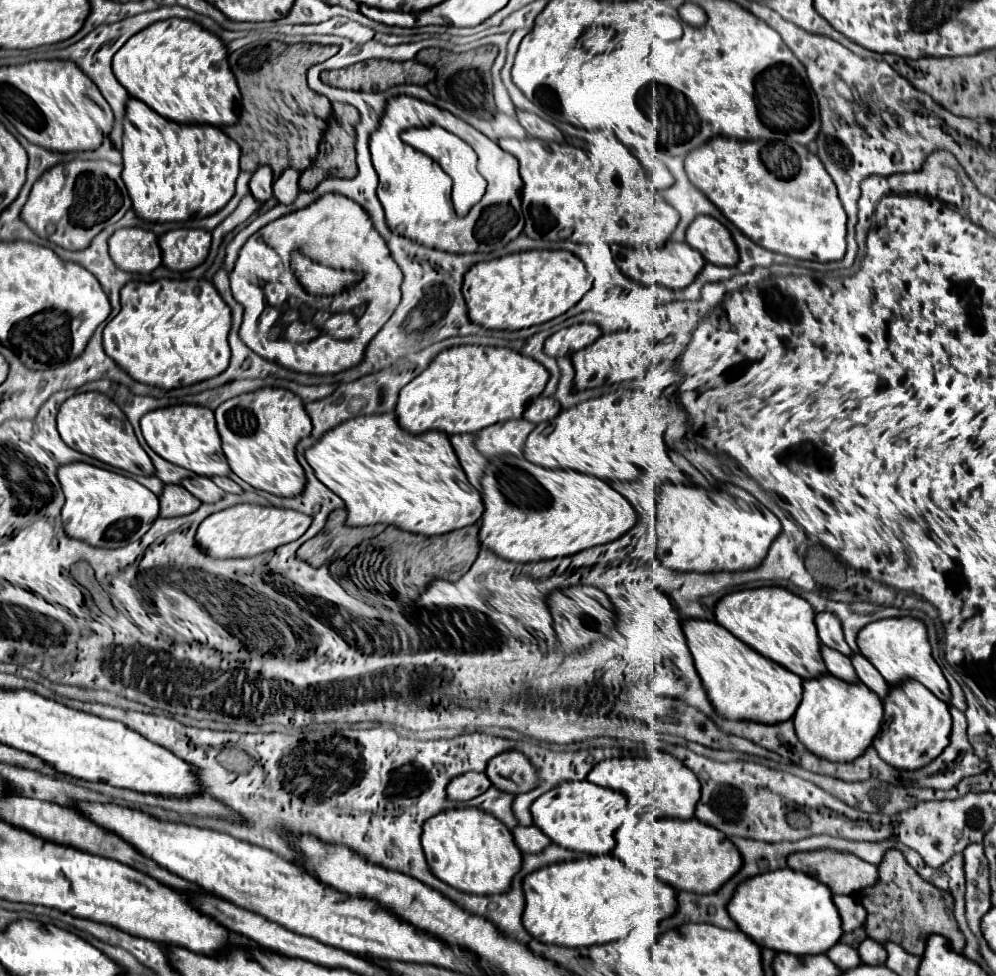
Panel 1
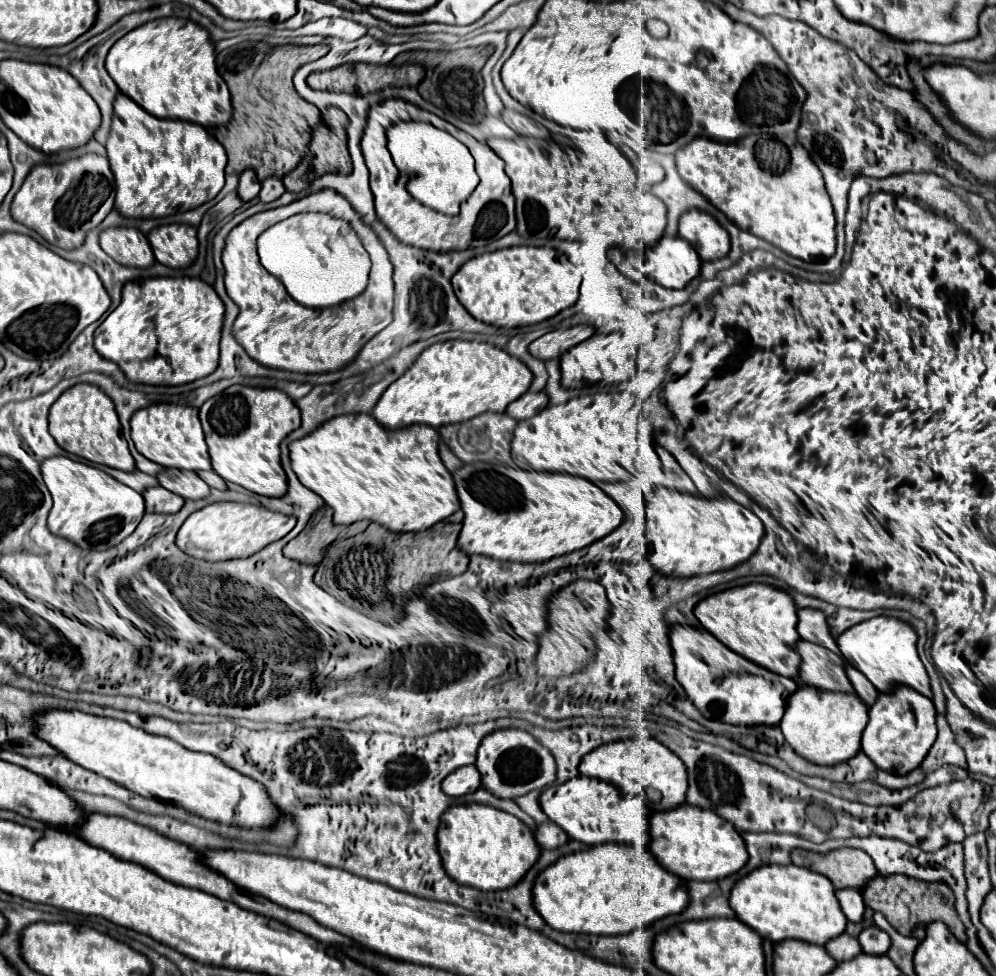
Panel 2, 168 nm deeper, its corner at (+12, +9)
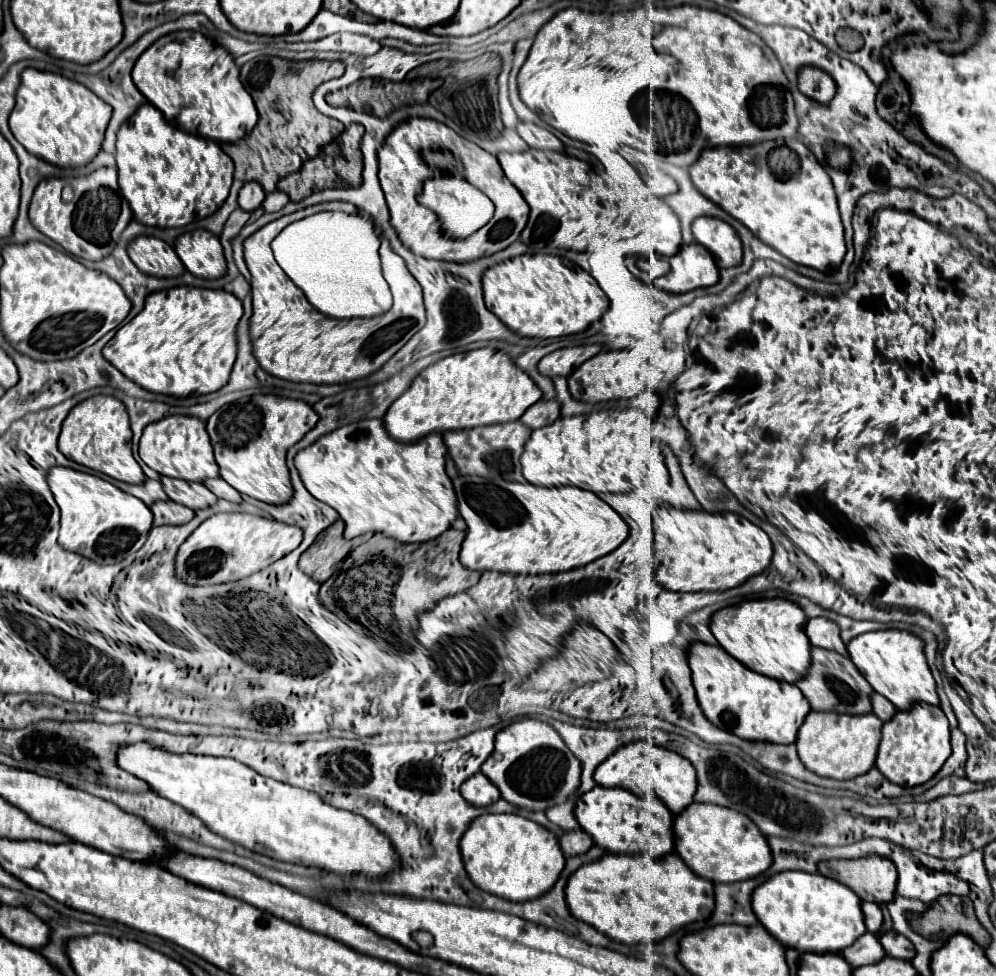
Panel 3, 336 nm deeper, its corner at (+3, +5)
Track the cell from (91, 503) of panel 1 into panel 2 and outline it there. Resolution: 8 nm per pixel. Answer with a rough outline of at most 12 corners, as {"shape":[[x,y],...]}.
{"shape":[[46,459],[48,529],[106,551],[134,533],[142,495],[92,465]]}

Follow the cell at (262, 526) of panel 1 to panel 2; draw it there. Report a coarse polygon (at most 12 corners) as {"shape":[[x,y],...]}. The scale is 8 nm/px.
{"shape":[[210,503],[176,545],[210,563],[244,559],[294,529],[262,505]]}

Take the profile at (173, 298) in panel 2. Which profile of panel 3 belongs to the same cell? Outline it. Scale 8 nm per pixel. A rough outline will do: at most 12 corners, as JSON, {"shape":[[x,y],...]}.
{"shape":[[153,291],[103,357],[147,391],[221,389],[241,301]]}

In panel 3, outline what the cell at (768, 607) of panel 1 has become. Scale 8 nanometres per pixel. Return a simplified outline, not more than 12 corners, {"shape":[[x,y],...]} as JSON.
{"shape":[[781,597],[719,609],[711,633],[751,671],[795,683],[807,615]]}

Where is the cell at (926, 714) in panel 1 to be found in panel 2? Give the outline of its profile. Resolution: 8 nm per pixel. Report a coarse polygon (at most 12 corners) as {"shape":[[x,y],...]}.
{"shape":[[896,687],[870,707],[862,751],[892,775],[936,741],[934,703]]}

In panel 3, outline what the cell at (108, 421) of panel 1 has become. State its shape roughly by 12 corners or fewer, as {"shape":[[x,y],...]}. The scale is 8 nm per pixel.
{"shape":[[95,395],[63,421],[59,451],[127,483],[133,457],[125,405]]}

